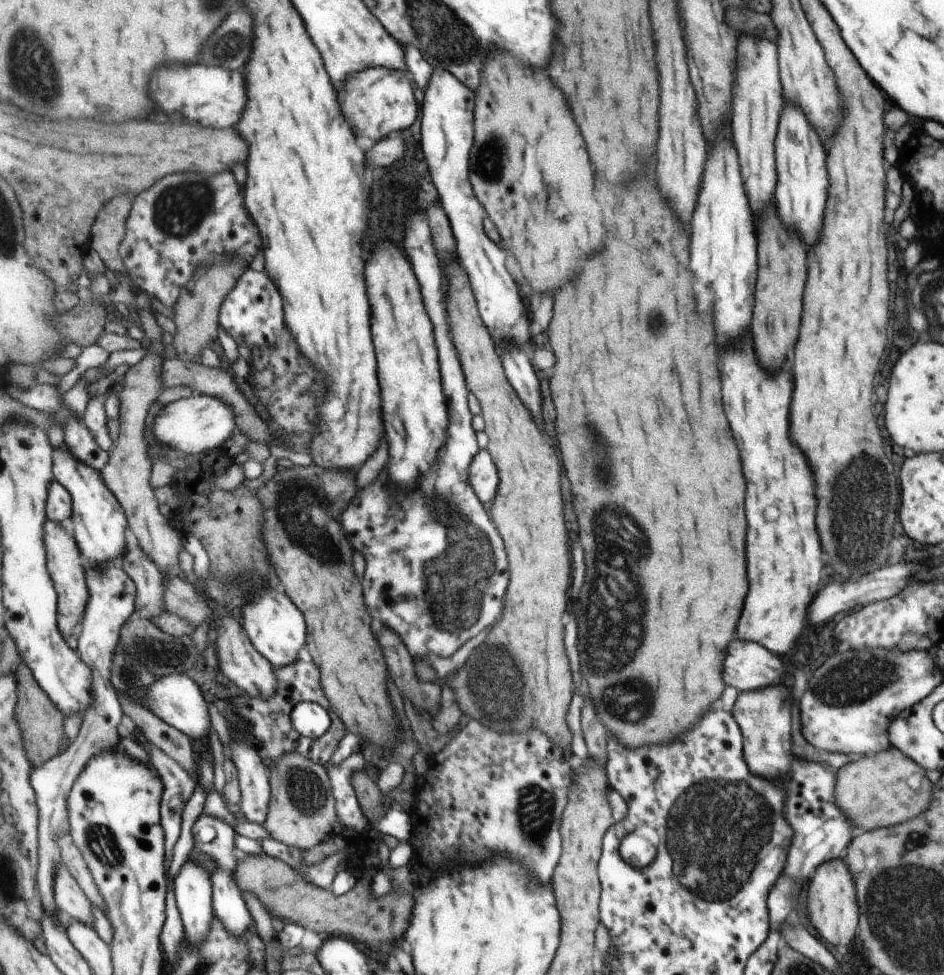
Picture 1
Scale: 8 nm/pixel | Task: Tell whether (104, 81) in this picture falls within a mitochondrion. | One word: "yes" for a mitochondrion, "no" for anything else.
no

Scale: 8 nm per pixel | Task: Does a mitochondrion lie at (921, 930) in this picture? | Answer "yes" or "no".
yes

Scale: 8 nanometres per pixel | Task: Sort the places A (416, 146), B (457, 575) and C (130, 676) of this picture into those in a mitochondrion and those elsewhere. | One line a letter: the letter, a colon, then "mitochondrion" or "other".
A: other
B: mitochondrion
C: mitochondrion

